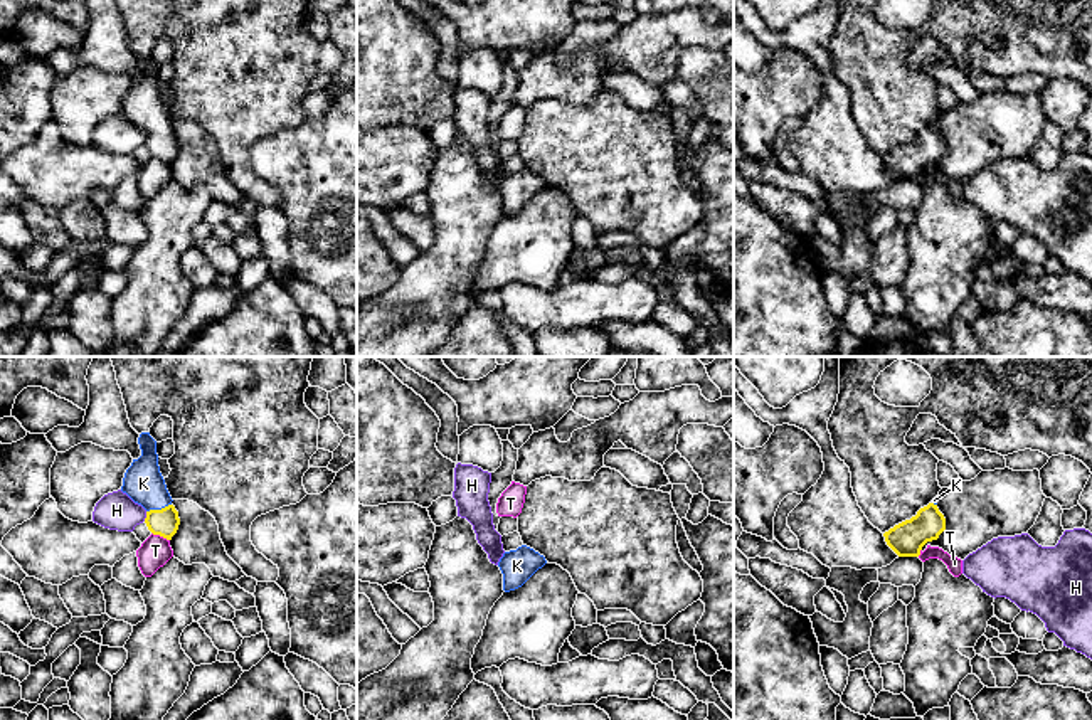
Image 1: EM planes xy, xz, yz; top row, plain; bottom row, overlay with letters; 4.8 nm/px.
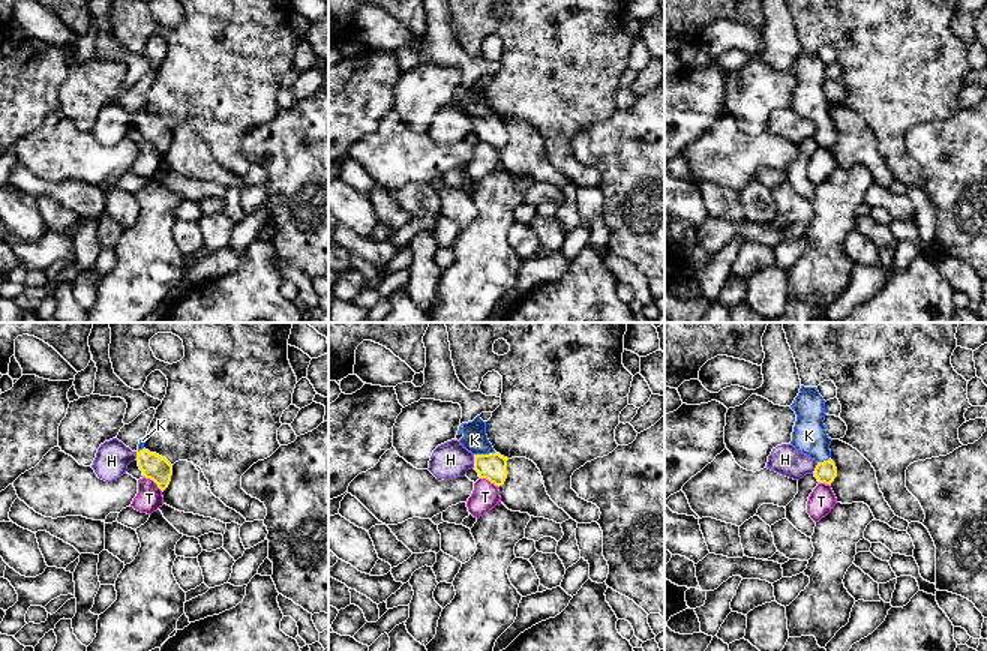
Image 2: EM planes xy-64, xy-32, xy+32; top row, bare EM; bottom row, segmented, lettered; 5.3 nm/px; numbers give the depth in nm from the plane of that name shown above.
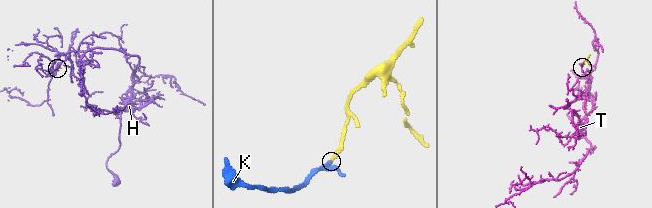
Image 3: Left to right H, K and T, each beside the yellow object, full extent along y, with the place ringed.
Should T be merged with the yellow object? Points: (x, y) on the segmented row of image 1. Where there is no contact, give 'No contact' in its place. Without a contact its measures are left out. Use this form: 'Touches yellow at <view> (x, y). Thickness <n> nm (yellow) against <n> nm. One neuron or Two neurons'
Touches yellow at xy (160, 535). Thickness 130 nm (yellow) against 150 nm. Two neurons

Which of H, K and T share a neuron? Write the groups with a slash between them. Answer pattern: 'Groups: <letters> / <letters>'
Groups: H / K / T

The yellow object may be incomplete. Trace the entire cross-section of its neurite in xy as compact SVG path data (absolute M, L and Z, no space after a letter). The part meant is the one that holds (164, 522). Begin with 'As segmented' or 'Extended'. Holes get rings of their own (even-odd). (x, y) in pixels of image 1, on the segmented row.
Extended. M141 432L138 444L141 456L126 469L121 491L146 510L145 523L153 535L172 540L180 518L160 473L156 441L150 432Z

